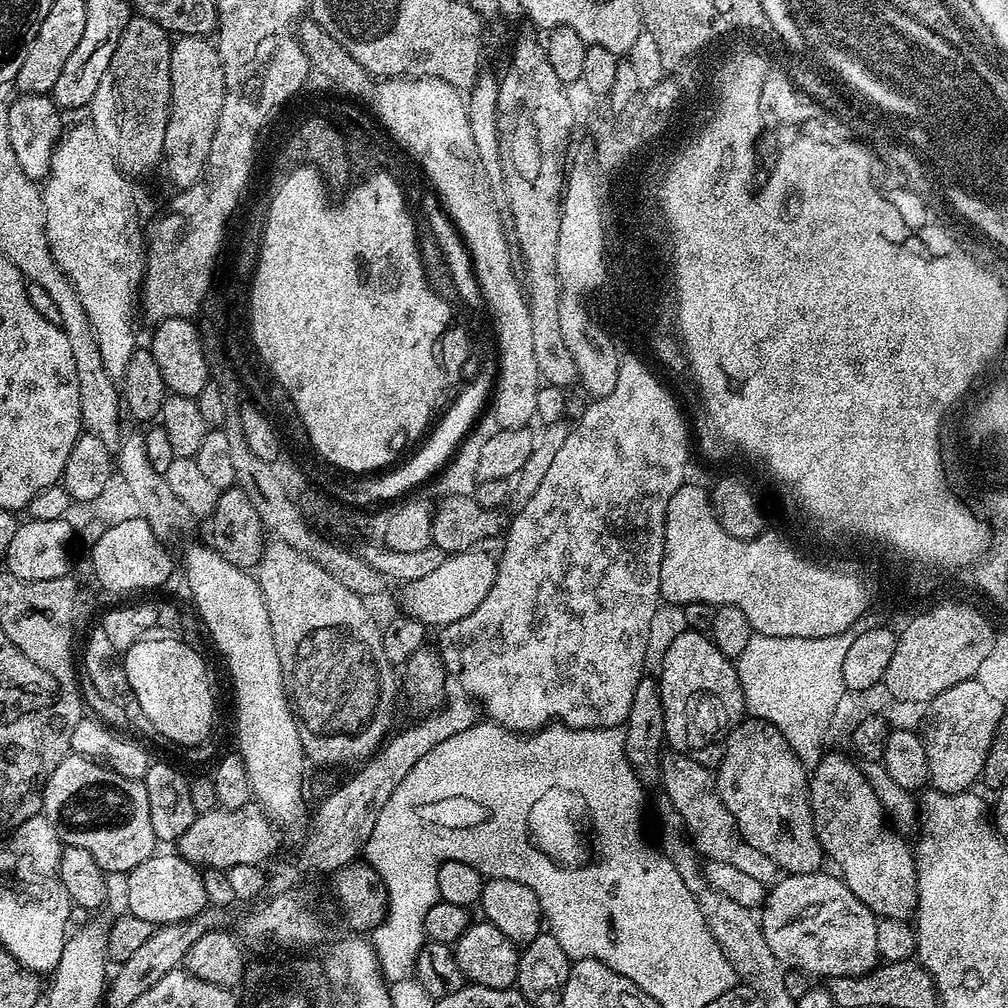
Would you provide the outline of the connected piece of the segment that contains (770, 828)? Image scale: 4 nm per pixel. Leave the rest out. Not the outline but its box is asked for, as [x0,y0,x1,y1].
[714,718,826,876]

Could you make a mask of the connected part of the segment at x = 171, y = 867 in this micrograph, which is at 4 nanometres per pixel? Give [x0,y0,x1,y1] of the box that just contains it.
[124,850,209,926]

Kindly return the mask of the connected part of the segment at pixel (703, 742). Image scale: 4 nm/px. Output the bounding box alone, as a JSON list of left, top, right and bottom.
[660,630,746,756]

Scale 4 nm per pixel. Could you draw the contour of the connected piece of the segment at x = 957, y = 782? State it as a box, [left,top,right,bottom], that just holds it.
[922,678,1002,792]

